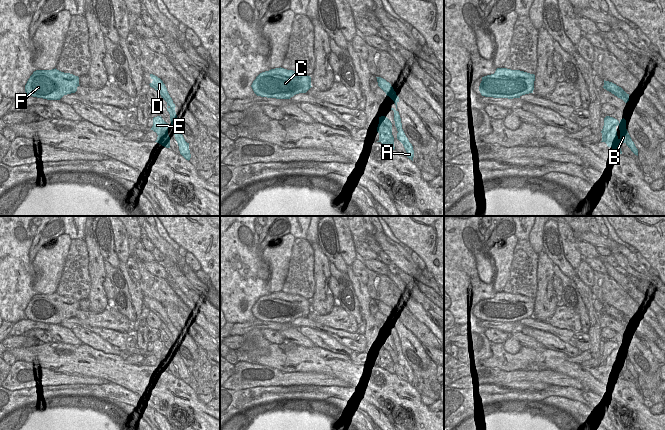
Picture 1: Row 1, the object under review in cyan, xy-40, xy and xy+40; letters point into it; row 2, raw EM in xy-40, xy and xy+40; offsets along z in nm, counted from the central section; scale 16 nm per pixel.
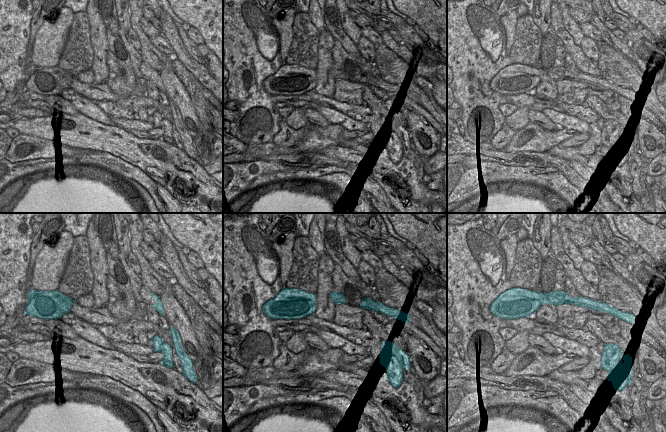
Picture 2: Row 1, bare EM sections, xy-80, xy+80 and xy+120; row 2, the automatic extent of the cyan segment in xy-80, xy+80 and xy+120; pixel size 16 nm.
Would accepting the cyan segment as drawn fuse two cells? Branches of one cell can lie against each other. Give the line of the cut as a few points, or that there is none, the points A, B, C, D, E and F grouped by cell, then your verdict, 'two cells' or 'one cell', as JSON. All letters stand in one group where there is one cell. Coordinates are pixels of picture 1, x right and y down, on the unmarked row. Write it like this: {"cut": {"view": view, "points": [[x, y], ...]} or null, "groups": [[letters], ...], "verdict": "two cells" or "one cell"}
{"cut": {"view": "xy+40", "points": [[609, 306], [604, 309]]}, "groups": [["A", "B", "D", "E"], ["C", "F"]], "verdict": "two cells"}

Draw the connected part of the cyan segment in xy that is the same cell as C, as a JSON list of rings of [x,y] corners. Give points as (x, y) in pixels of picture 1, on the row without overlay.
[[[280,291],[260,297],[251,311],[257,320],[290,323],[296,318],[306,317],[312,310],[310,300]]]

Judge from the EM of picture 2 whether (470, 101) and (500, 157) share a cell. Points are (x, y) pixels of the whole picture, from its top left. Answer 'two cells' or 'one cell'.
two cells

